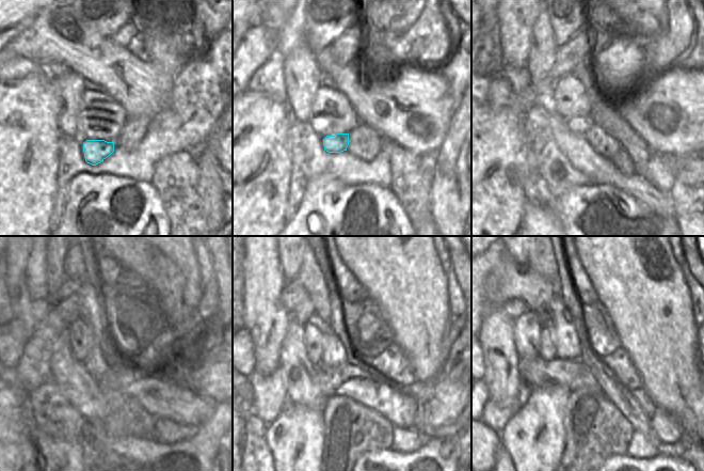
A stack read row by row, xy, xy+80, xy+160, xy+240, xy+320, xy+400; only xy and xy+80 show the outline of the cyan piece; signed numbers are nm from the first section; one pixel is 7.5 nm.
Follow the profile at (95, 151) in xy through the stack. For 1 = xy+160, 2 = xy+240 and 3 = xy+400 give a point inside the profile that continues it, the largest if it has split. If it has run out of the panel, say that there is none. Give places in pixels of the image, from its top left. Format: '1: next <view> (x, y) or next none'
1: next xy+160 (580, 125)
2: next xy+240 (98, 361)
3: next xy+400 (553, 315)

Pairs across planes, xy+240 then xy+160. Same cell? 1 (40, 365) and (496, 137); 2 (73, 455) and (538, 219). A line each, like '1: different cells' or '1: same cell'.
1: different cells
2: same cell

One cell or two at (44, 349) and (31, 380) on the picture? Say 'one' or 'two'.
one

